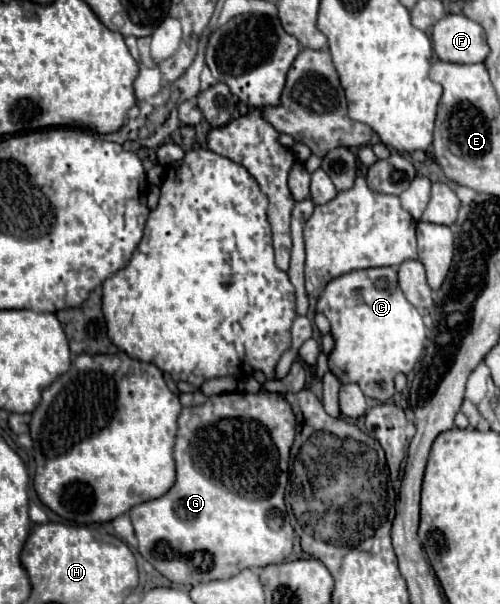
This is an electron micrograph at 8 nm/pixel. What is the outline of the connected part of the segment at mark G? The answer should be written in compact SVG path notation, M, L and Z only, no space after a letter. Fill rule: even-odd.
M262 391L258 395L252 393L226 393L226 395L214 395L210 397L204 405L196 407L184 407L180 417L178 417L178 437L176 437L176 447L174 447L174 459L176 459L176 483L174 487L152 501L140 503L130 509L130 519L138 537L138 551L140 555L152 563L166 579L174 583L204 583L204 581L214 581L214 579L230 579L236 573L240 573L246 567L266 567L272 563L282 563L290 553L292 553L292 543L294 543L294 529L290 521L286 519L286 507L284 507L284 489L288 483L288 459L290 459L290 445L294 441L296 433L296 417L286 403L284 397L276 393Z

